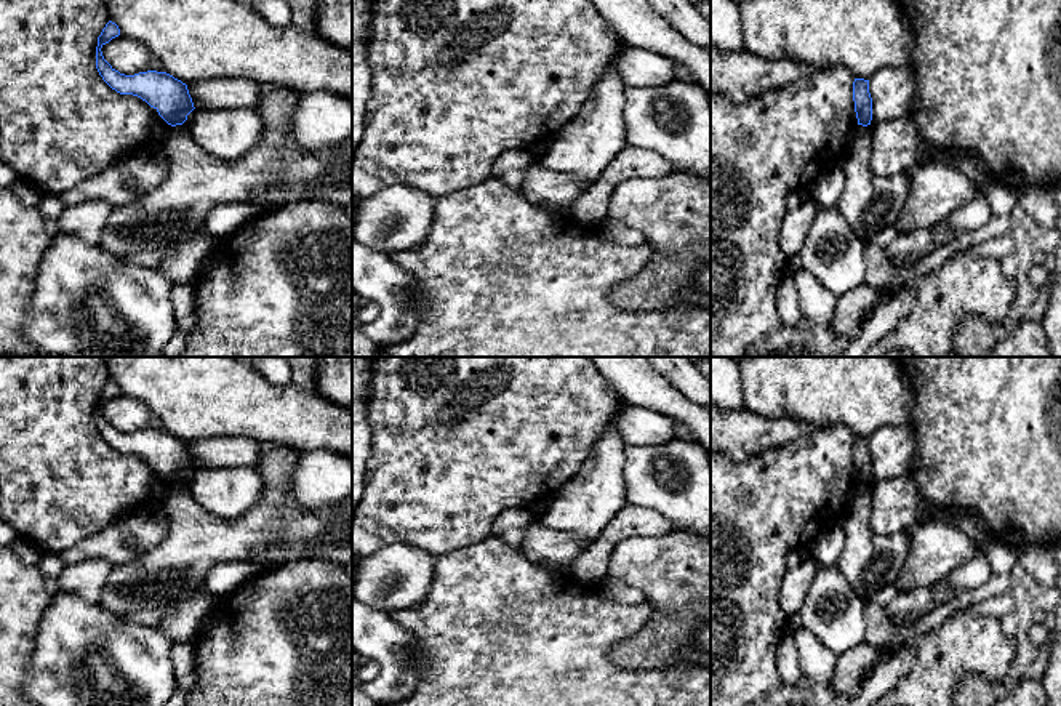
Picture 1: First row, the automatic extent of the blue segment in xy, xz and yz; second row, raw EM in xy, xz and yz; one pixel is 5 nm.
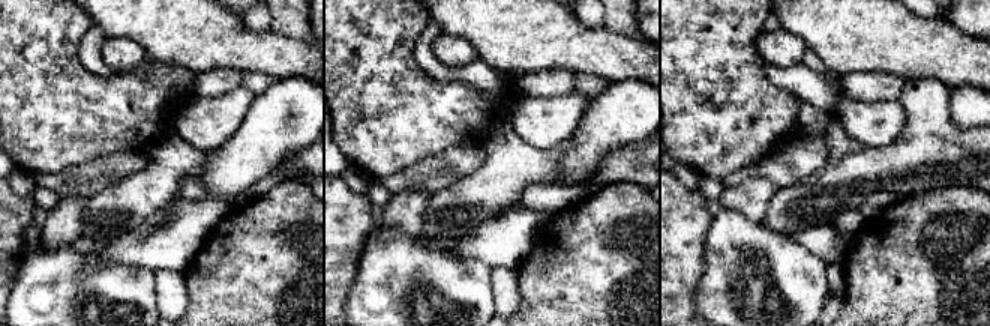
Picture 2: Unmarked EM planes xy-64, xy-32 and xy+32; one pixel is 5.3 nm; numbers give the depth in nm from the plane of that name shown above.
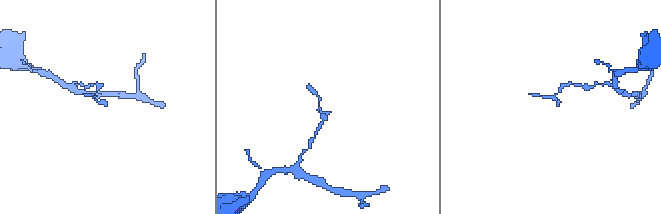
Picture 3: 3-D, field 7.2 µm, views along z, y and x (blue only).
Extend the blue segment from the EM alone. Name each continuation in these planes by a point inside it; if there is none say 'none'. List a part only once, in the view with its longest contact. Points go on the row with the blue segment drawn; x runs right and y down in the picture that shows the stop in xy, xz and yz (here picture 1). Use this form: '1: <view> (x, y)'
none

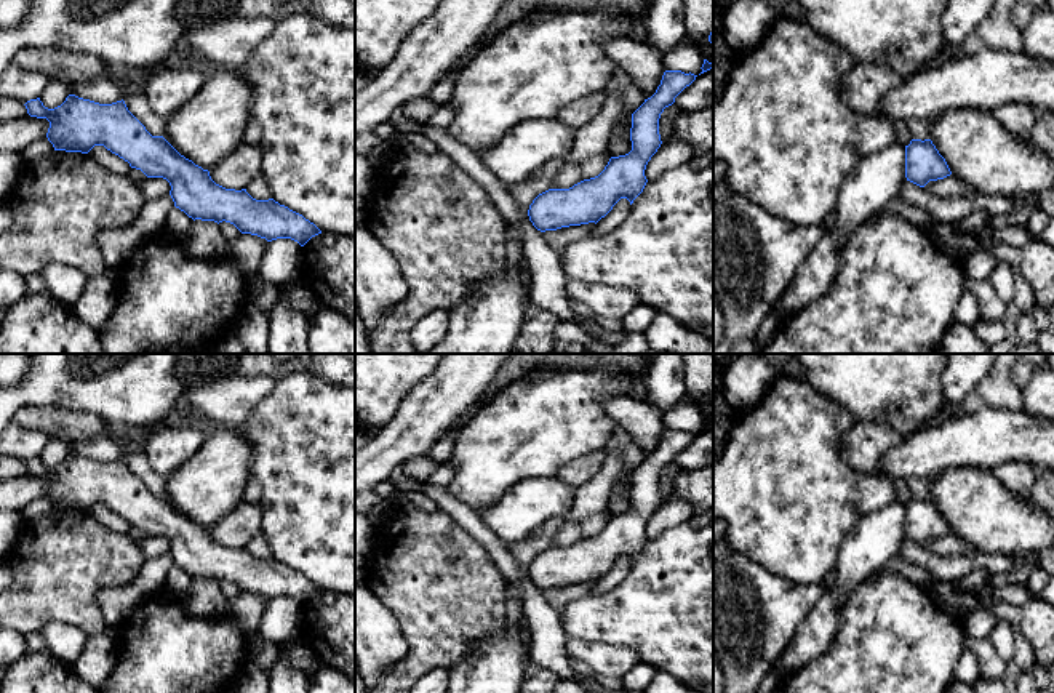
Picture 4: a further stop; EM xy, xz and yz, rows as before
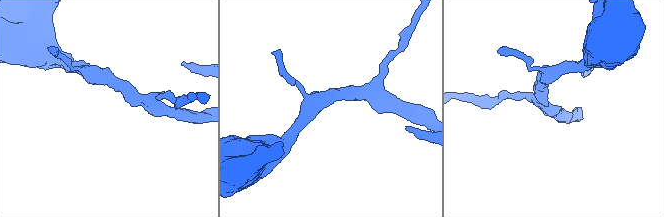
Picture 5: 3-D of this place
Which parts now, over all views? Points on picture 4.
none

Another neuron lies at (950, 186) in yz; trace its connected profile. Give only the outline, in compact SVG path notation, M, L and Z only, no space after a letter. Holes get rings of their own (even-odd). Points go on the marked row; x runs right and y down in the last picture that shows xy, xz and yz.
M953 174L944 179L929 181L923 189L936 197L964 197L969 200L974 200L979 197L979 192L976 189L964 184Z

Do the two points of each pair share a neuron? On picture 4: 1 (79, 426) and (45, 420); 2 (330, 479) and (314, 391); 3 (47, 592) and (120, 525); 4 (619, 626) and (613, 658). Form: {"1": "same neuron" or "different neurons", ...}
{"1": "same neuron", "2": "same neuron", "3": "different neurons", "4": "different neurons"}

